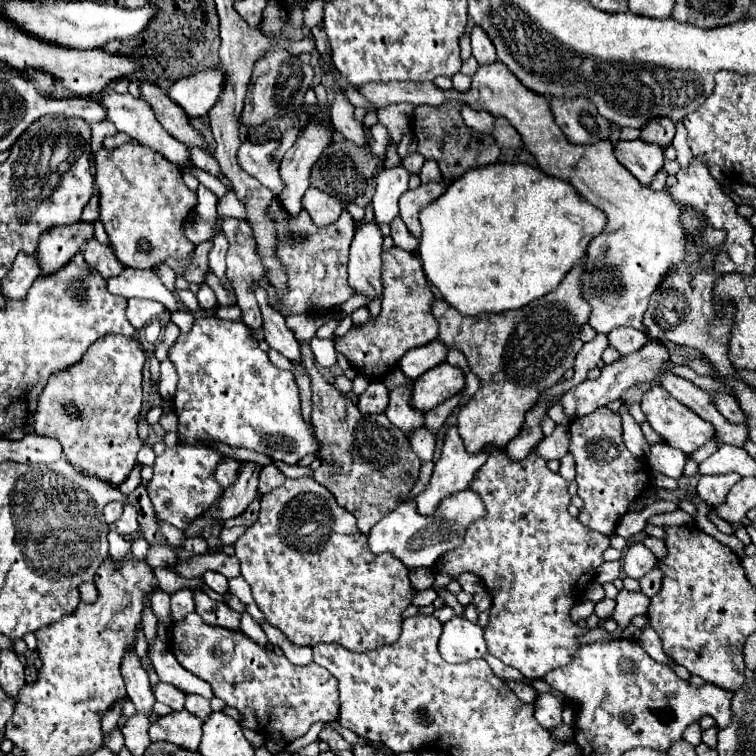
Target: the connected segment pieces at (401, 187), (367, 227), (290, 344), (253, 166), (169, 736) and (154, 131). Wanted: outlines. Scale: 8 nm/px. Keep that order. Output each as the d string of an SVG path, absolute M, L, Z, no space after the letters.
M398 166L398 168L384 168L376 176L376 192L374 192L374 220L378 224L390 224L396 216L400 216L398 210L398 200L400 196L408 190L408 170Z
M364 222L356 226L356 234L348 260L348 282L356 294L366 294L370 300L382 292L380 282L380 254L382 232L376 222Z
M256 288L256 300L258 300L260 310L262 310L268 346L274 348L274 350L278 350L280 354L284 354L288 360L300 362L300 346L298 346L294 334L286 328L284 316L268 304L266 292L262 288Z
M268 140L262 144L246 142L238 150L238 164L256 180L260 180L266 188L280 194L284 182L280 180L280 162L272 158L272 150L278 150L280 140Z
M188 710L170 712L168 716L160 716L150 726L150 740L152 742L172 742L184 746L188 750L198 750L202 738L202 720L192 716Z
M104 92L104 94L100 94L98 100L106 106L106 110L108 110L108 120L112 120L114 126L116 126L120 132L128 134L128 136L134 138L138 144L150 146L152 150L160 152L166 160L170 160L172 164L178 166L178 170L182 172L184 184L186 184L188 188L192 188L192 190L198 188L200 182L198 182L198 178L190 172L190 168L194 168L194 164L192 164L192 160L190 160L190 150L188 150L182 142L178 142L174 136L170 136L168 132L164 132L162 124L156 120L152 108L148 108L148 102L138 100L138 98L134 98L132 94L118 94L118 92Z

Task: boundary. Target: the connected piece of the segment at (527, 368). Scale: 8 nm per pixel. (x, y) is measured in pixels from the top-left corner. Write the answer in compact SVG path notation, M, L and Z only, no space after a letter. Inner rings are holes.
M574 266L554 292L524 308L500 314L460 316L442 296L434 298L432 314L440 324L438 338L464 354L482 384L482 390L458 412L458 432L470 452L480 452L490 442L506 446L518 436L524 416L538 396L558 384L564 372L574 366L574 358L582 348L580 330L588 324L588 314L592 312L580 290L582 270L582 266Z

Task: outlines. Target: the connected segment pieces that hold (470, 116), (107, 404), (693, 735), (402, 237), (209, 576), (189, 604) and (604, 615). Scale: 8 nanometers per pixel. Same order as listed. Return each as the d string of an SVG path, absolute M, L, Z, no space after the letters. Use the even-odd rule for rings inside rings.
M468 104L462 106L462 116L464 116L464 124L468 124L468 128L490 134L494 128L494 116L490 112L476 112L472 108L468 108Z
M106 334L100 340L96 340L96 344L92 344L88 348L88 352L82 356L82 360L78 364L74 364L72 368L66 368L62 372L56 372L48 386L44 388L44 392L40 394L38 400L38 416L36 416L36 432L40 436L48 436L48 438L56 438L62 448L64 454L68 458L70 464L74 464L76 468L82 468L84 474L90 476L98 476L100 480L106 480L112 486L120 486L126 476L132 472L132 468L136 466L136 454L142 448L142 440L136 434L136 416L142 408L142 366L144 366L146 358L142 348L138 346L138 342L134 342L132 338L120 336L120 334ZM66 402L74 402L84 416L80 420L72 420L62 412L62 406Z
M696 722L696 724L690 724L688 728L686 728L686 732L684 732L684 736L682 736L686 742L690 742L692 746L698 746L700 744L700 740L702 740L702 728L700 728L700 724Z
M402 218L394 220L394 222L390 224L390 228L392 228L392 234L390 234L390 236L394 238L394 244L396 244L396 246L400 246L400 248L404 248L404 250L408 250L408 252L412 252L412 250L418 248L418 240L408 232L408 228L404 228Z
M204 572L204 582L216 592L228 592L228 580L220 572Z
M178 590L176 594L172 594L172 616L174 616L174 620L184 620L184 616L188 616L190 612L194 612L192 590Z
M604 598L604 600L600 600L600 602L596 604L594 614L596 614L601 620L611 618L612 614L614 614L614 606L616 606L616 600Z

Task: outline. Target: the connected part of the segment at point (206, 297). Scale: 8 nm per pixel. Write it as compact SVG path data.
M200 284L200 292L196 294L196 298L198 298L200 306L206 308L206 310L214 310L214 308L218 306L218 302L216 302L216 294L212 292L212 288L210 288L208 284Z

